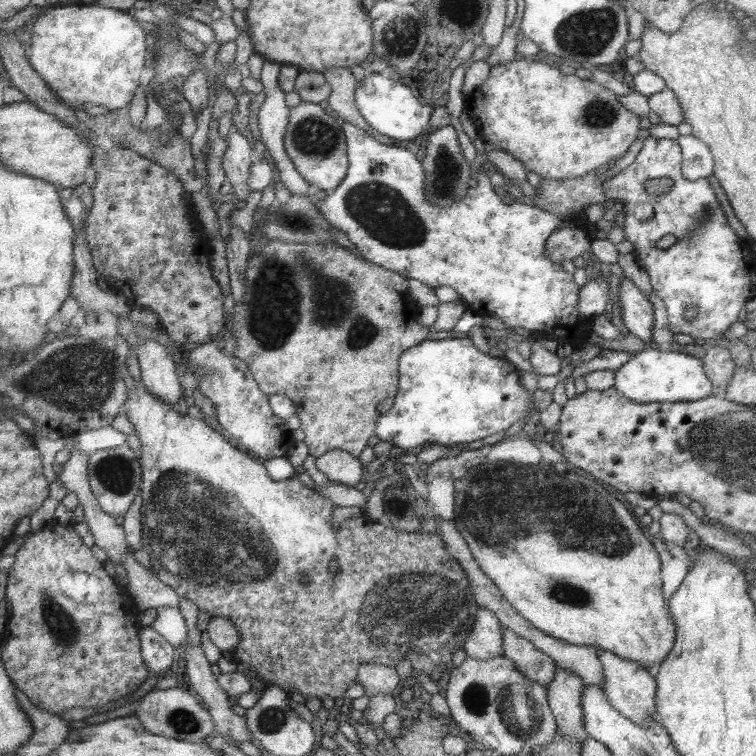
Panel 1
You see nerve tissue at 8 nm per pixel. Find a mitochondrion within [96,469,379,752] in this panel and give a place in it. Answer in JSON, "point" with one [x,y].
{"point":[179,719]}

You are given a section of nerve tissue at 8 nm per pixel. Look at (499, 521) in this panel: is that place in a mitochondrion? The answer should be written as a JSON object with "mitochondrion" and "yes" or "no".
{"mitochondrion":"yes"}

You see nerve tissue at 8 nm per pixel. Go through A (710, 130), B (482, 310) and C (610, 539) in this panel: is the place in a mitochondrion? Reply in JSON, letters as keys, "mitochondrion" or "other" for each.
{"A":"other","B":"other","C":"mitochondrion"}

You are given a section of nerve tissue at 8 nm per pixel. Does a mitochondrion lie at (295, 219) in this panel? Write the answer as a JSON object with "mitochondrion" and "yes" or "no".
{"mitochondrion":"yes"}

